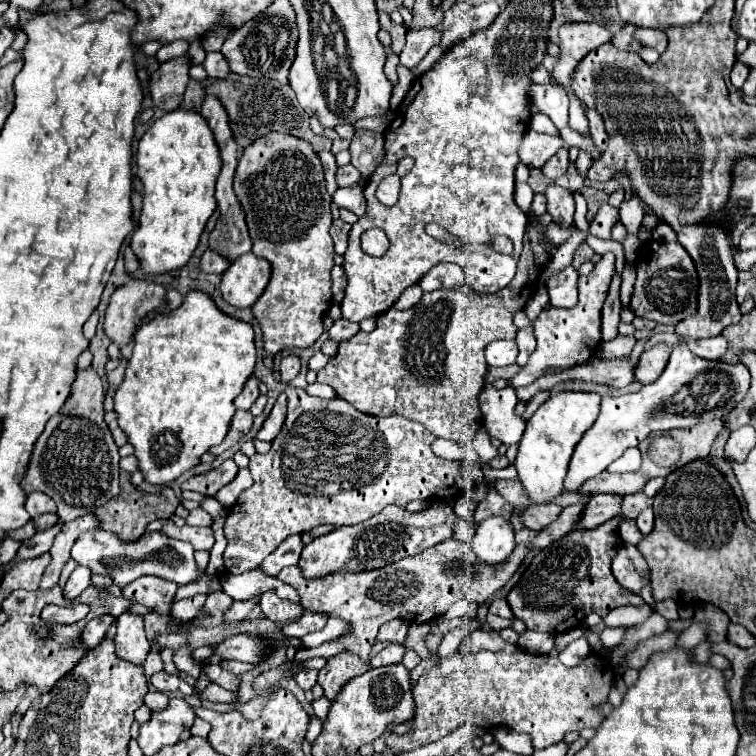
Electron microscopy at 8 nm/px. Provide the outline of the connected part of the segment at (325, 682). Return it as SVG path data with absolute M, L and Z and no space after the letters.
M343 652L327 660L327 666L319 670L319 686L323 688L323 694L327 700L335 700L345 682L349 682L355 676L361 676L369 670L369 664L357 658L355 654Z

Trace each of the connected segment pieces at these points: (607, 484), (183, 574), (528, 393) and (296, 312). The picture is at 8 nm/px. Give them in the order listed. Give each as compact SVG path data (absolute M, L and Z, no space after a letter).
M643 450L643 466L639 472L635 474L609 474L609 472L603 472L601 476L589 480L581 490L593 490L593 494L599 494L599 492L621 492L621 494L635 494L635 492L641 492L643 486L647 484L647 480L655 478L655 476L667 476L669 470L667 468L659 468L655 466L649 456L645 454Z
M101 528L87 530L75 540L71 548L71 558L77 560L81 566L87 566L93 574L109 574L117 586L125 586L125 582L133 582L133 578L139 578L141 574L153 574L169 582L177 582L179 586L195 582L203 576L197 572L193 546L189 546L189 542L177 542L165 538L161 532L153 532L149 536L139 538L139 542L127 544L121 542L115 534L109 534Z
M615 358L613 362L603 362L603 360L589 360L587 364L557 372L557 374L547 374L541 376L537 382L517 388L517 400L519 402L529 402L537 392L541 390L551 390L553 386L567 382L567 380L585 380L585 382L597 382L605 384L611 388L623 388L633 382L633 364L629 358Z
M269 134L269 138L261 138L261 142L255 142L249 150L243 150L235 172L233 190L247 216L247 226L253 240L251 252L271 262L271 280L251 308L263 332L265 356L275 356L287 348L309 348L325 332L323 318L331 308L329 272L333 268L335 250L329 236L331 194L325 190L323 166L309 142L301 142L285 134Z

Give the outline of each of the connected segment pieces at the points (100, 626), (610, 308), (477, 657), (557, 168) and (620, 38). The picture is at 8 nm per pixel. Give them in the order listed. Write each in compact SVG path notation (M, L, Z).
M109 614L101 616L101 618L93 618L91 622L87 622L87 626L83 628L81 638L79 638L81 646L85 650L93 650L93 646L97 646L97 642L101 642L101 638L105 638L111 622L113 622L113 616L109 616Z
M613 274L611 280L611 288L609 288L609 296L603 304L603 324L601 324L601 332L603 332L603 340L607 342L609 338L617 336L617 326L619 326L619 314L621 314L621 302L619 302L619 286L621 286L621 274Z
M475 630L467 638L463 638L459 650L451 658L439 658L439 662L417 680L417 684L413 686L415 700L415 714L411 720L413 728L405 736L391 732L387 736L387 746L395 754L403 754L407 750L429 744L437 738L443 738L461 722L473 722L487 730L493 726L509 726L519 734L527 734L535 750L543 750L547 746L559 744L567 732L601 726L601 722L605 720L601 706L607 702L607 694L613 684L613 672L607 672L605 667L612 668L608 659L606 663L604 659L591 654L579 666L567 668L553 654L535 656L519 648L517 644L503 642L499 632Z
M561 148L557 150L557 154L553 154L553 158L549 158L543 166L541 166L541 172L549 178L549 180L555 180L559 176L563 176L567 172L567 166L569 166L569 158L567 158L567 148Z
M627 24L627 26L623 26L615 36L613 36L613 44L617 46L617 48L621 48L621 50L633 50L633 52L637 52L641 46L639 46L639 42L635 40L635 26L631 26L631 24Z

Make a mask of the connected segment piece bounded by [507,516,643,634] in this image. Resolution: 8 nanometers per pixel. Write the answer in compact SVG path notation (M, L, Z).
M617 516L593 530L573 530L561 540L543 548L523 572L519 584L507 596L515 618L525 622L529 630L557 634L557 626L569 626L571 618L573 628L577 628L591 612L605 618L619 606L643 606L643 598L623 590L623 586L611 574L611 560L619 548L619 524L623 520L623 516Z

